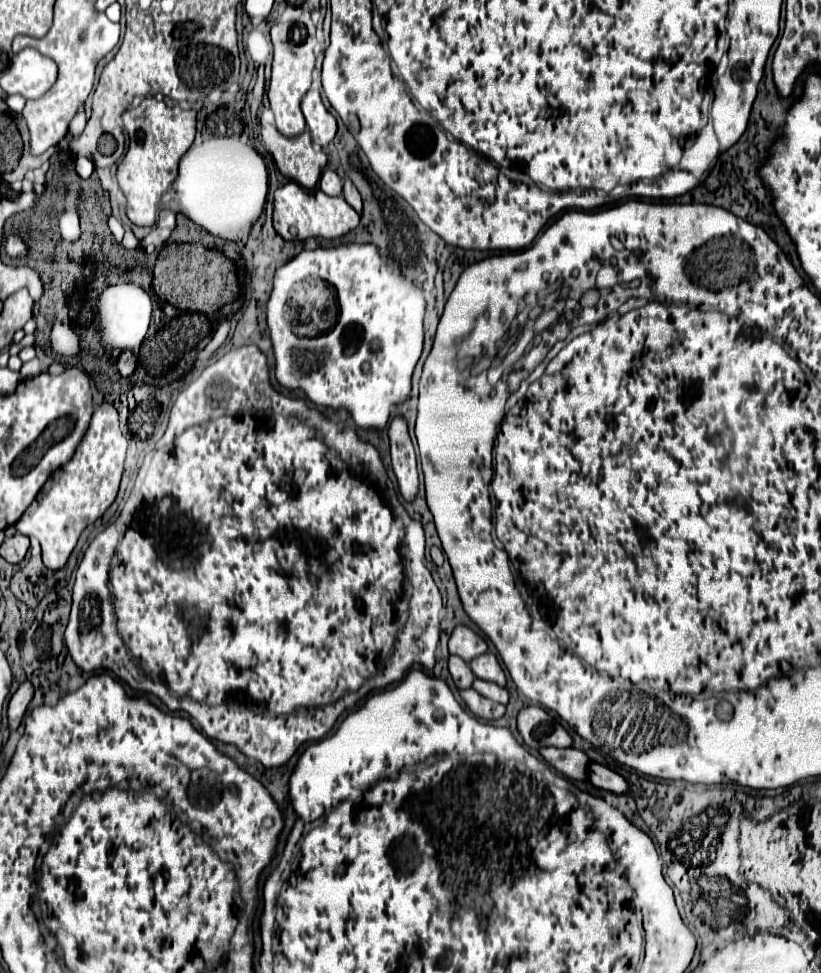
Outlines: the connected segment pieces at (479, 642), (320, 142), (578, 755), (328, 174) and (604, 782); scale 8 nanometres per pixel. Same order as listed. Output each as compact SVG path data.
M457 625L449 639L449 653L463 657L467 663L487 651L487 643L465 625Z
M309 91L303 97L301 109L303 109L303 115L305 115L305 121L307 121L307 127L309 127L309 133L313 137L315 147L325 149L337 133L337 121L331 115L331 111L325 107L321 93Z
M541 747L539 749L541 757L555 767L559 773L563 773L569 779L587 779L587 765L589 765L589 757L579 751L579 749L555 749L555 747Z
M325 169L323 175L321 175L321 181L319 181L319 189L327 195L341 195L341 189L343 189L343 181L339 179L339 175L333 171L333 169Z
M591 763L589 781L595 787L611 791L611 793L627 793L627 781L621 775L617 775L615 771L611 771L599 763Z

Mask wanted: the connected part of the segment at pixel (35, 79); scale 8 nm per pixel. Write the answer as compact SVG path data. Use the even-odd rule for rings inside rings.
M23 49L13 57L13 65L1 77L1 87L7 93L19 93L25 99L39 99L45 95L57 79L57 67L53 59L39 55L35 49Z

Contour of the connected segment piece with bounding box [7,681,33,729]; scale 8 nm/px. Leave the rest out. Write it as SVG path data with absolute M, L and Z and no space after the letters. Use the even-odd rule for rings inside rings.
M25 681L17 691L15 695L11 697L9 701L9 709L7 709L7 715L9 715L9 727L11 729L17 729L21 725L21 719L27 711L27 705L33 697L33 685L29 681Z

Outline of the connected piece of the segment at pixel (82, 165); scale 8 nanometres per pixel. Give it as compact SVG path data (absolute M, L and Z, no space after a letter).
M77 157L77 173L79 173L81 179L87 179L93 173L93 169L95 169L95 165L91 163L91 159Z

